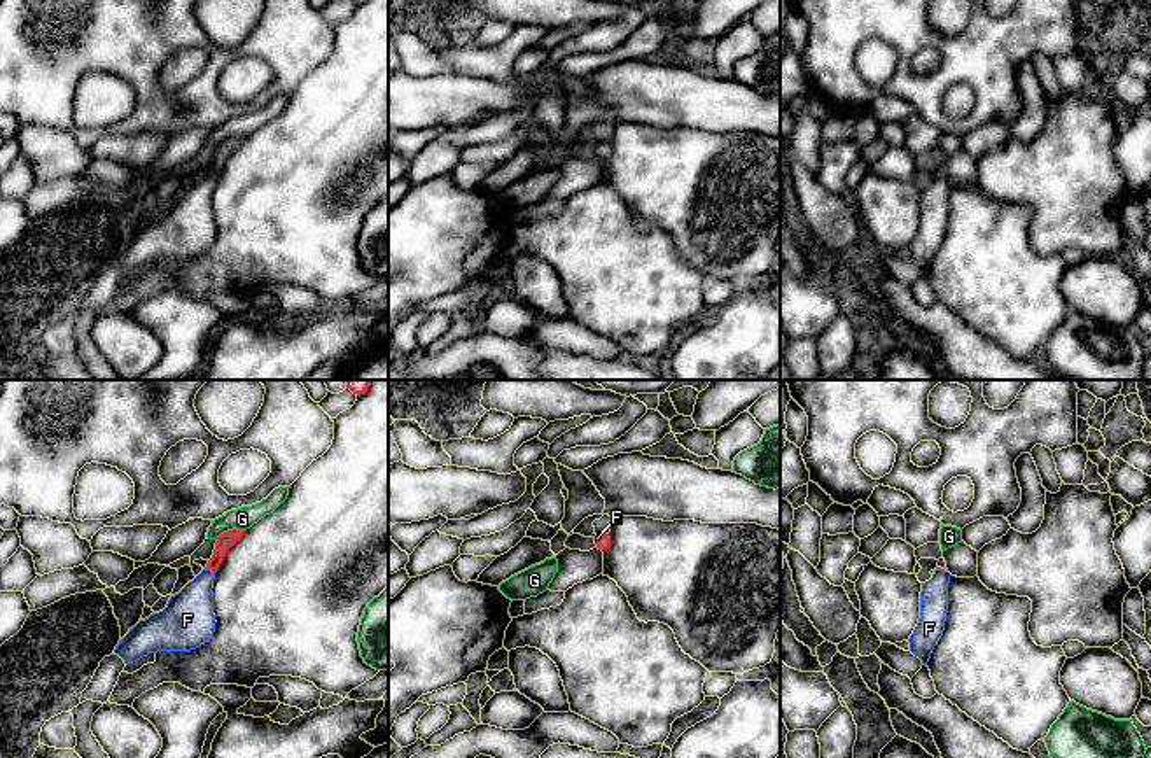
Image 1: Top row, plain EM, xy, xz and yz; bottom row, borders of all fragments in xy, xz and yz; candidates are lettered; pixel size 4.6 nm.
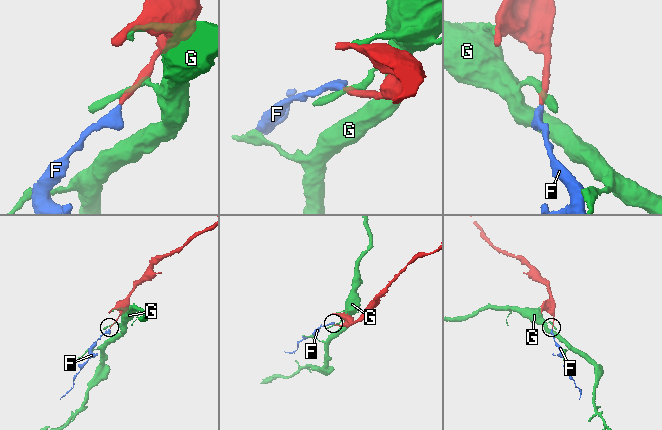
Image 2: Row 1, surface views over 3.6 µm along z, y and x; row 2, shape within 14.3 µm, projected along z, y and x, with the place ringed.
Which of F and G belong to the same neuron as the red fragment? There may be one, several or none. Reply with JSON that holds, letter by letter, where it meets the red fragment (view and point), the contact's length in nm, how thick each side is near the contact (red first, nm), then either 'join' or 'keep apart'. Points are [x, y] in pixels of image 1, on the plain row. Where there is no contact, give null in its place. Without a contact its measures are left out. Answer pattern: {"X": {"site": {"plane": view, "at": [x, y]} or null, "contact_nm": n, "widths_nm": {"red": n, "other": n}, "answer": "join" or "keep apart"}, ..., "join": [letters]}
{"F": {"site": {"plane": "xy", "at": [210, 177]}, "contact_nm": 50, "widths_nm": {"red": 80, "other": 240}, "answer": "join"}, "G": {"site": {"plane": "xy", "at": [230, 139]}, "contact_nm": 140, "widths_nm": {"red": 80, "other": 110}, "answer": "keep apart"}, "join": ["F"]}

